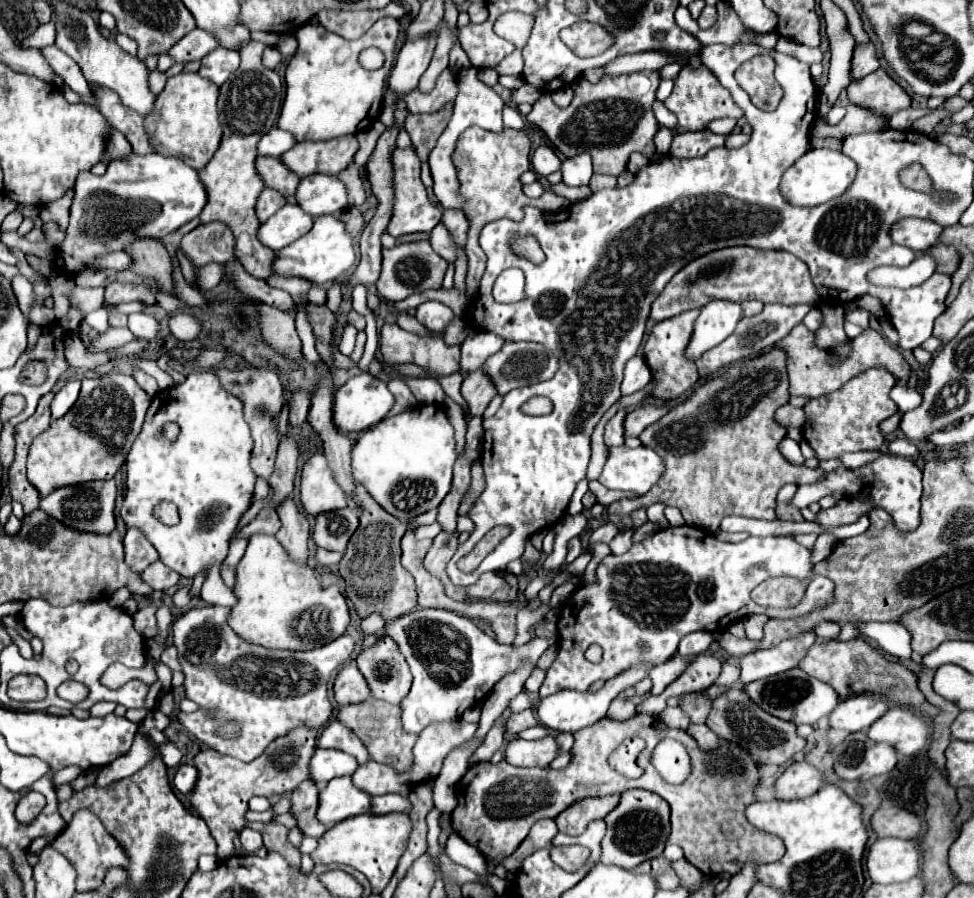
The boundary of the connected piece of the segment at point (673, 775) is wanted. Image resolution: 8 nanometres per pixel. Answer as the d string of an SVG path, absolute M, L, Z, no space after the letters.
M662 739L652 753L652 764L670 784L680 784L690 775L690 757L682 743Z

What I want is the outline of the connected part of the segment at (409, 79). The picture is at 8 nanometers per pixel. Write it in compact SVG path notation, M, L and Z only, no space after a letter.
M434 31L416 41L408 41L398 53L398 61L388 79L388 87L396 93L408 93L410 89L418 87L422 73L430 65L434 47L436 47Z

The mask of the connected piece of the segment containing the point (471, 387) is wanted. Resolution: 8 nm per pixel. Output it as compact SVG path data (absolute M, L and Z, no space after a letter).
M480 367L476 371L470 371L462 383L462 395L470 405L470 415L482 415L488 403L494 395L498 395L494 381L488 377L488 373Z

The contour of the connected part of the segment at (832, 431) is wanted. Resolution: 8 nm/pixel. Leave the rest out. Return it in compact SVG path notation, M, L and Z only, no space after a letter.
M876 367L862 373L862 377L850 379L842 389L830 395L810 399L804 405L806 413L804 439L814 449L816 457L824 461L838 459L844 453L880 449L886 441L880 431L880 423L898 411L896 403L890 399L890 391L894 385L896 385L894 375L890 375L886 367Z

